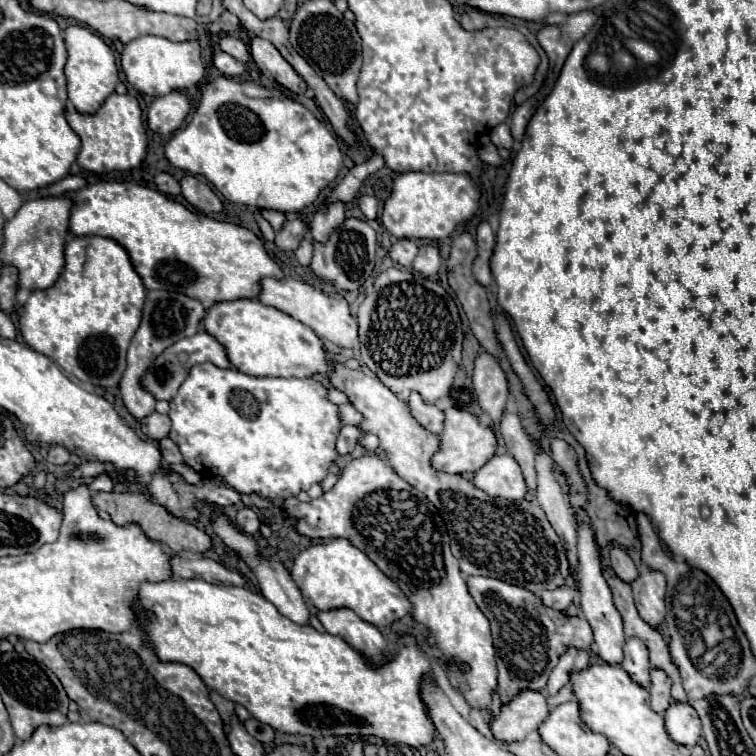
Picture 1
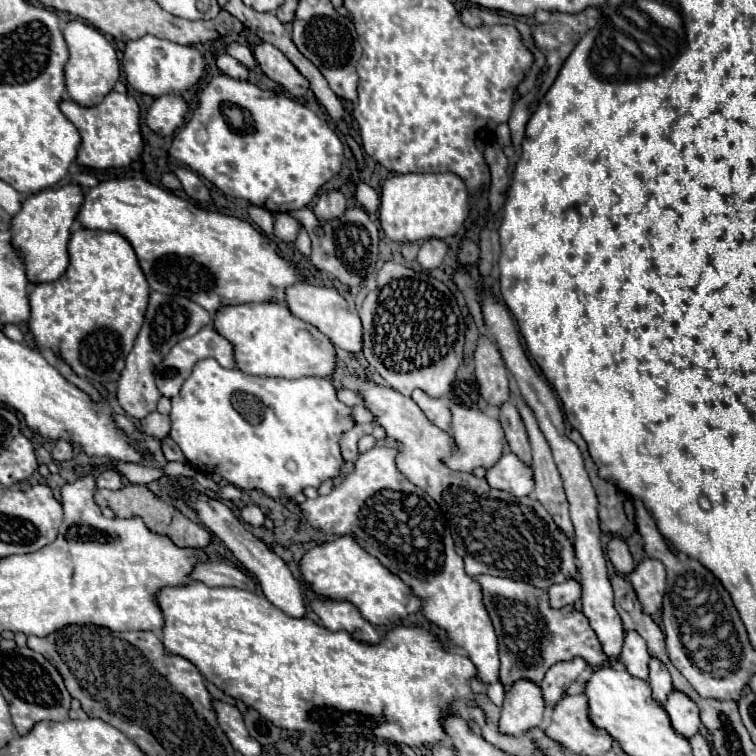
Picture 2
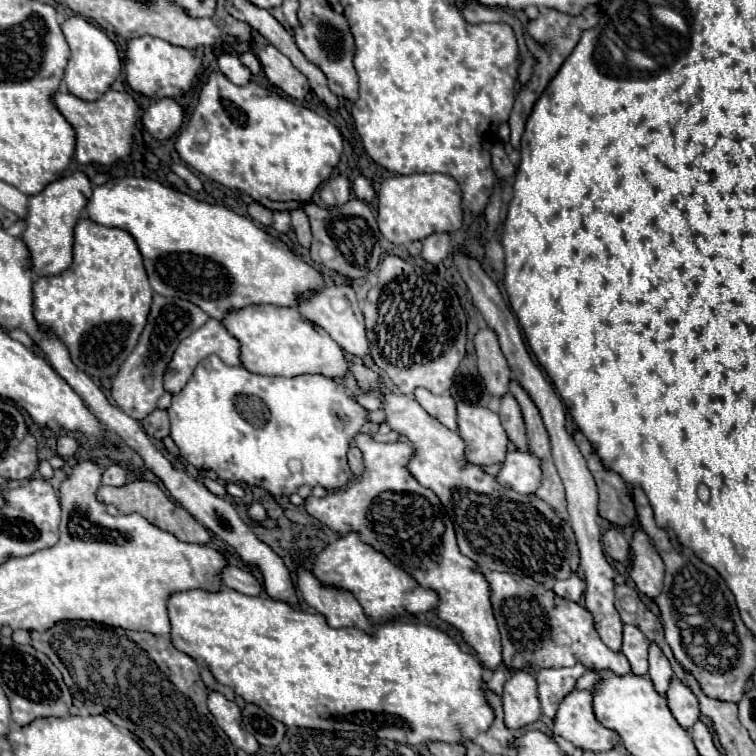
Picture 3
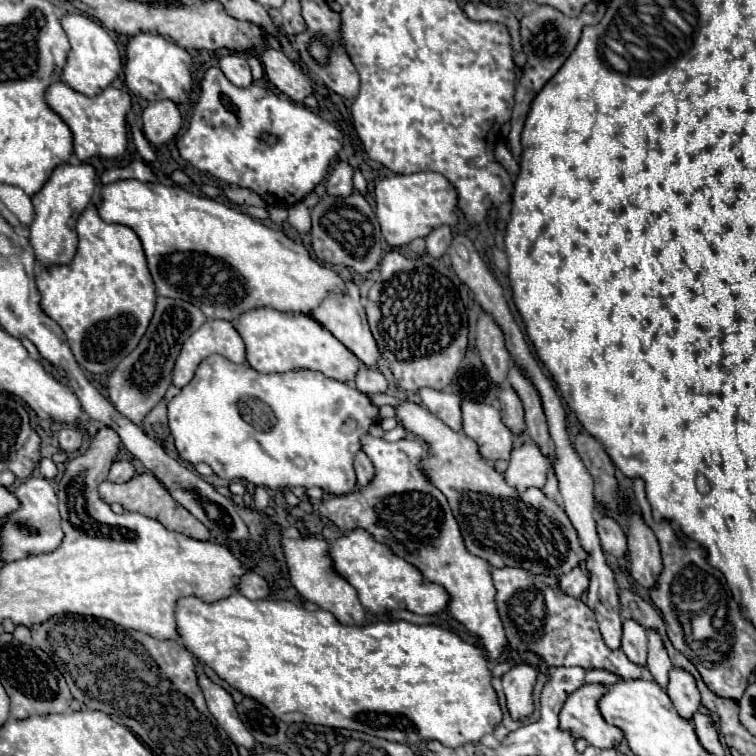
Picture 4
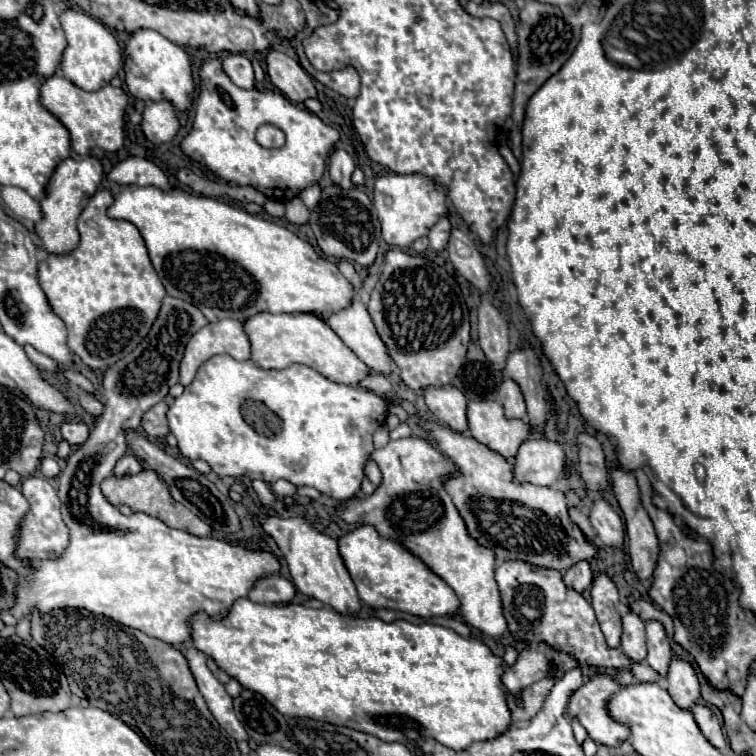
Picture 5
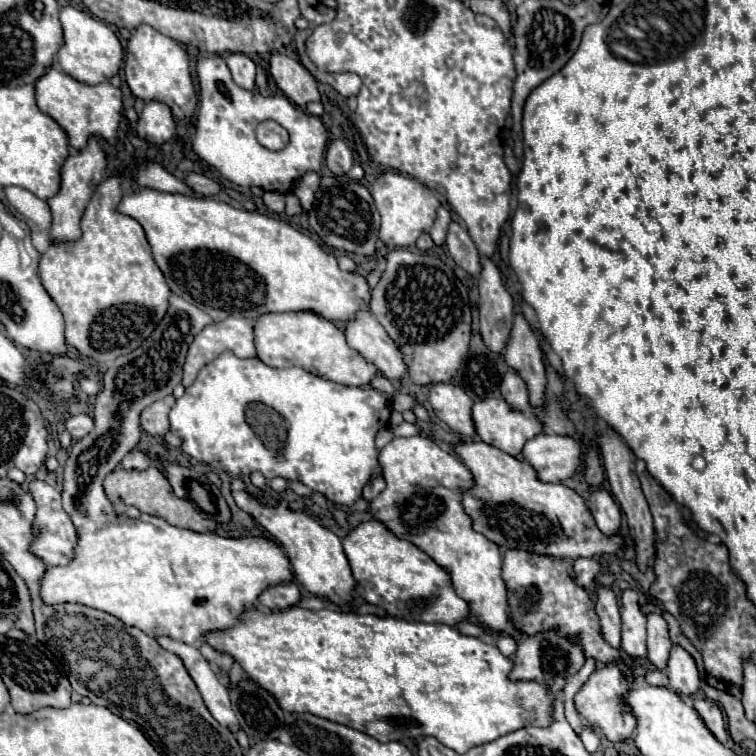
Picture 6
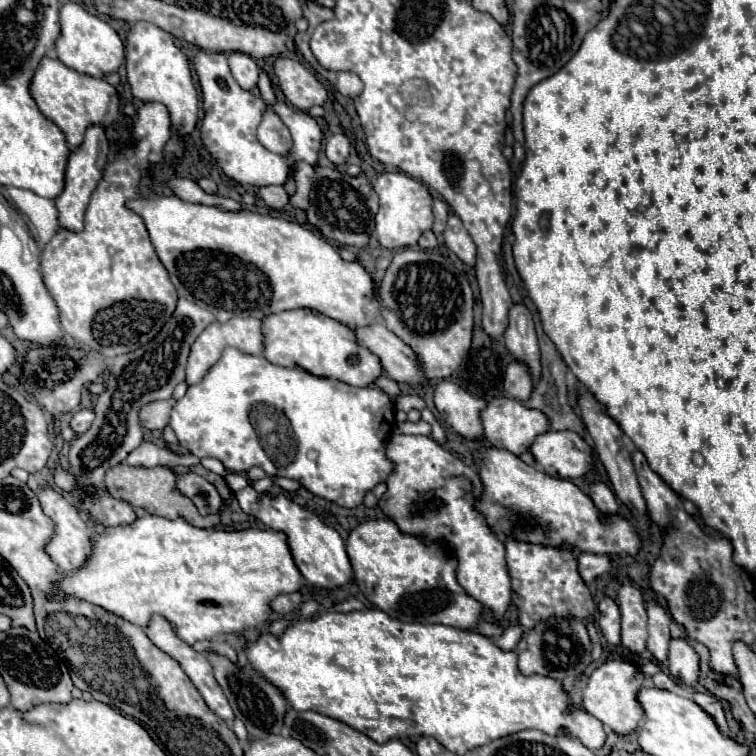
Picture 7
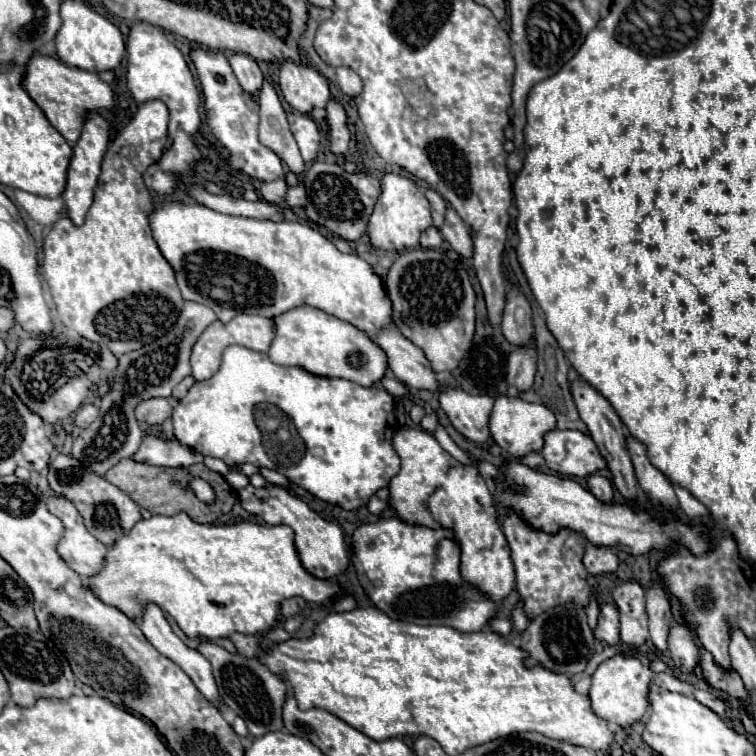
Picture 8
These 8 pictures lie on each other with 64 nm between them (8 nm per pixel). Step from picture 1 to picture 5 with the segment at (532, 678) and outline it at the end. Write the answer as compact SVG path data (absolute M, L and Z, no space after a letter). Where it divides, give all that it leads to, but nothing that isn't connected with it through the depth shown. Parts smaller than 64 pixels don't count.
M504 560L496 566L496 582L500 588L504 616L508 630L526 644L538 644L540 640L560 648L562 652L572 652L576 660L592 668L628 668L636 674L638 682L660 682L662 676L652 670L646 662L630 662L622 650L610 648L598 626L592 604L576 590L564 584L562 572L552 568L540 568L524 560Z

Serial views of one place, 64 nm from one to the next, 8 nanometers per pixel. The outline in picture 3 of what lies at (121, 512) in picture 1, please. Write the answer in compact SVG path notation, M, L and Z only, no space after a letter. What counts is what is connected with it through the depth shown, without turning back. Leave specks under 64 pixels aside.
M134 480L128 482L124 486L100 486L98 488L98 500L104 504L114 504L122 514L130 514L130 512L138 512L142 514L148 522L156 524L158 528L164 528L166 532L172 532L176 538L184 540L184 542L196 542L196 544L206 544L210 540L210 532L190 514L186 512L182 506L178 506L176 502L172 502L154 482L150 480Z

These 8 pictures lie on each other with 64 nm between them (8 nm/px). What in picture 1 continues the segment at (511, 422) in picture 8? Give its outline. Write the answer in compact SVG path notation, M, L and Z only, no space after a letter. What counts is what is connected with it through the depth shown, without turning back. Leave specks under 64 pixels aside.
M448 408L446 410L446 422L444 432L440 434L440 452L432 458L432 466L450 474L464 474L464 472L476 472L480 470L494 454L496 454L496 434L492 426L480 424L478 416L460 410L460 408Z

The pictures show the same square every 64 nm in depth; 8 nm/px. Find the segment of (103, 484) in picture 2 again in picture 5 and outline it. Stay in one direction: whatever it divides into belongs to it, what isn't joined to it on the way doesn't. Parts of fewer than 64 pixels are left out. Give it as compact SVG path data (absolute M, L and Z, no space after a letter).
M126 454L126 456L122 456L122 458L118 460L118 464L116 464L116 468L114 468L114 474L116 474L116 476L138 474L138 472L142 472L142 468L144 468L144 464L142 464L142 460L140 460L138 456Z

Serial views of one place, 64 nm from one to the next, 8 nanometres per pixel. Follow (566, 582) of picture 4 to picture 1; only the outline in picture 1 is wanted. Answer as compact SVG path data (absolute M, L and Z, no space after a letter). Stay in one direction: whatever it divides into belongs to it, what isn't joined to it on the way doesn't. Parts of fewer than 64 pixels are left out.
M560 586L554 590L546 590L542 592L542 602L554 610L566 610L574 604L578 596L578 588L576 586Z

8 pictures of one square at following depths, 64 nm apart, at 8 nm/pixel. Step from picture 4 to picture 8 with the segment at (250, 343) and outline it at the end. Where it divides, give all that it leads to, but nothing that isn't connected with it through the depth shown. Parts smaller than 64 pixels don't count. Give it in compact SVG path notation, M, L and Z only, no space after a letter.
M300 306L292 312L274 318L276 322L276 338L268 356L272 356L274 364L284 366L300 366L312 374L328 376L328 378L344 378L356 382L360 386L372 386L380 382L388 370L386 352L372 342L362 330L344 322L332 314L326 314L312 306Z

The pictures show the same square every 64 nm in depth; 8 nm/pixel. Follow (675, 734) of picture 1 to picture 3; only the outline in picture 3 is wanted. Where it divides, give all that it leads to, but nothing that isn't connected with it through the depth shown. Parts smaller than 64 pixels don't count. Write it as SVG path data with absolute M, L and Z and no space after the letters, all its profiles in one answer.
M674 676L670 680L670 688L666 692L666 698L668 698L668 708L672 710L674 718L684 728L692 730L692 724L700 718L700 710L698 710L698 698L690 690L690 686L686 686L682 680L678 680Z

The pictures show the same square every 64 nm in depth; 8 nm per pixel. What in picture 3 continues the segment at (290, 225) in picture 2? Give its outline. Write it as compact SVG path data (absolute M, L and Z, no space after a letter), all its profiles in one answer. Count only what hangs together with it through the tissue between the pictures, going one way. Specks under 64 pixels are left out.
M272 212L274 214L274 220L272 220L272 226L278 230L278 232L288 232L290 230L290 212Z

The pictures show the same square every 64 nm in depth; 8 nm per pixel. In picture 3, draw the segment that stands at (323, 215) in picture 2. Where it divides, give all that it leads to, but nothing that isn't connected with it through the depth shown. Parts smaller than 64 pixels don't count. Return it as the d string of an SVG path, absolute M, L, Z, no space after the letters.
M336 174L332 176L322 192L320 198L324 200L324 204L344 204L350 200L350 178L346 174Z

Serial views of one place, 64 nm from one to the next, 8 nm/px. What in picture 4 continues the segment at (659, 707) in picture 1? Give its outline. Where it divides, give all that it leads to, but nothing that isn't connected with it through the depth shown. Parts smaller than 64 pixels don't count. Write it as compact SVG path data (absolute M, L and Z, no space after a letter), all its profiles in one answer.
M648 628L648 670L654 676L654 680L666 688L668 684L668 672L672 670L672 662L668 658L668 652L664 648L662 636L656 628Z

